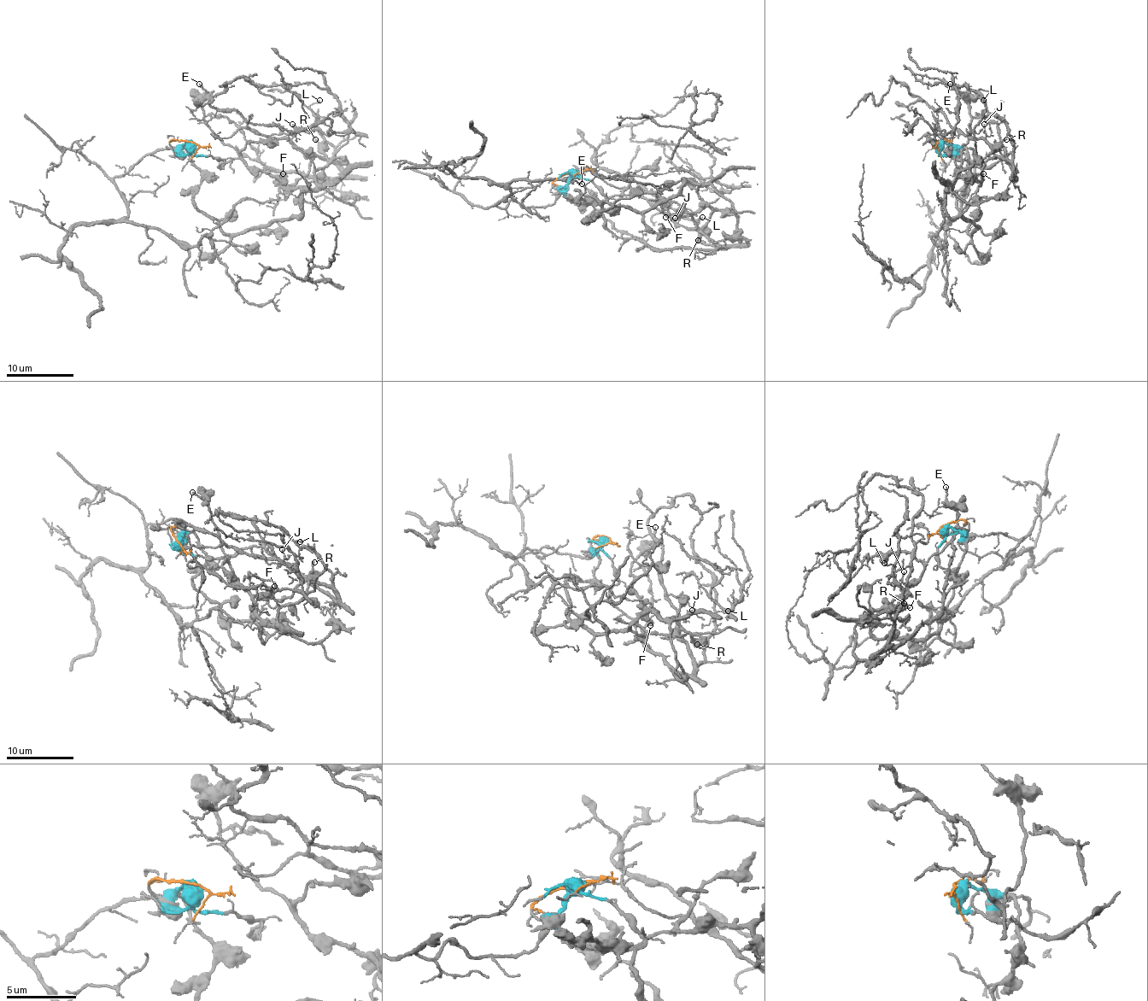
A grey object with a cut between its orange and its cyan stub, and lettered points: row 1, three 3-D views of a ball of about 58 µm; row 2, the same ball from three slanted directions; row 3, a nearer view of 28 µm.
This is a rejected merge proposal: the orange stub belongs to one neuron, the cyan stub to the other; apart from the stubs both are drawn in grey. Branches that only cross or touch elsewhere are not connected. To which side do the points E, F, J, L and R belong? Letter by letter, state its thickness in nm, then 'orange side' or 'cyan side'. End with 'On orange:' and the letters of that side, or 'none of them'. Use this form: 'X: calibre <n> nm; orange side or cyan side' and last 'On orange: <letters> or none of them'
E: calibre 190 nm; cyan side
F: calibre 160 nm; cyan side
J: calibre 110 nm; cyan side
L: calibre 110 nm; cyan side
R: calibre 120 nm; cyan side
On orange: none of them

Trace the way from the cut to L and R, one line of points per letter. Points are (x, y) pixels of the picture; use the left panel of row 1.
L: (190, 142), (200, 155), (223, 160), (219, 167), (259, 159), (336, 178), (335, 149), (309, 108), (319, 100)
R: (190, 142), (200, 155), (223, 160), (219, 167), (259, 159), (336, 178), (340, 169), (318, 154), (314, 139)

